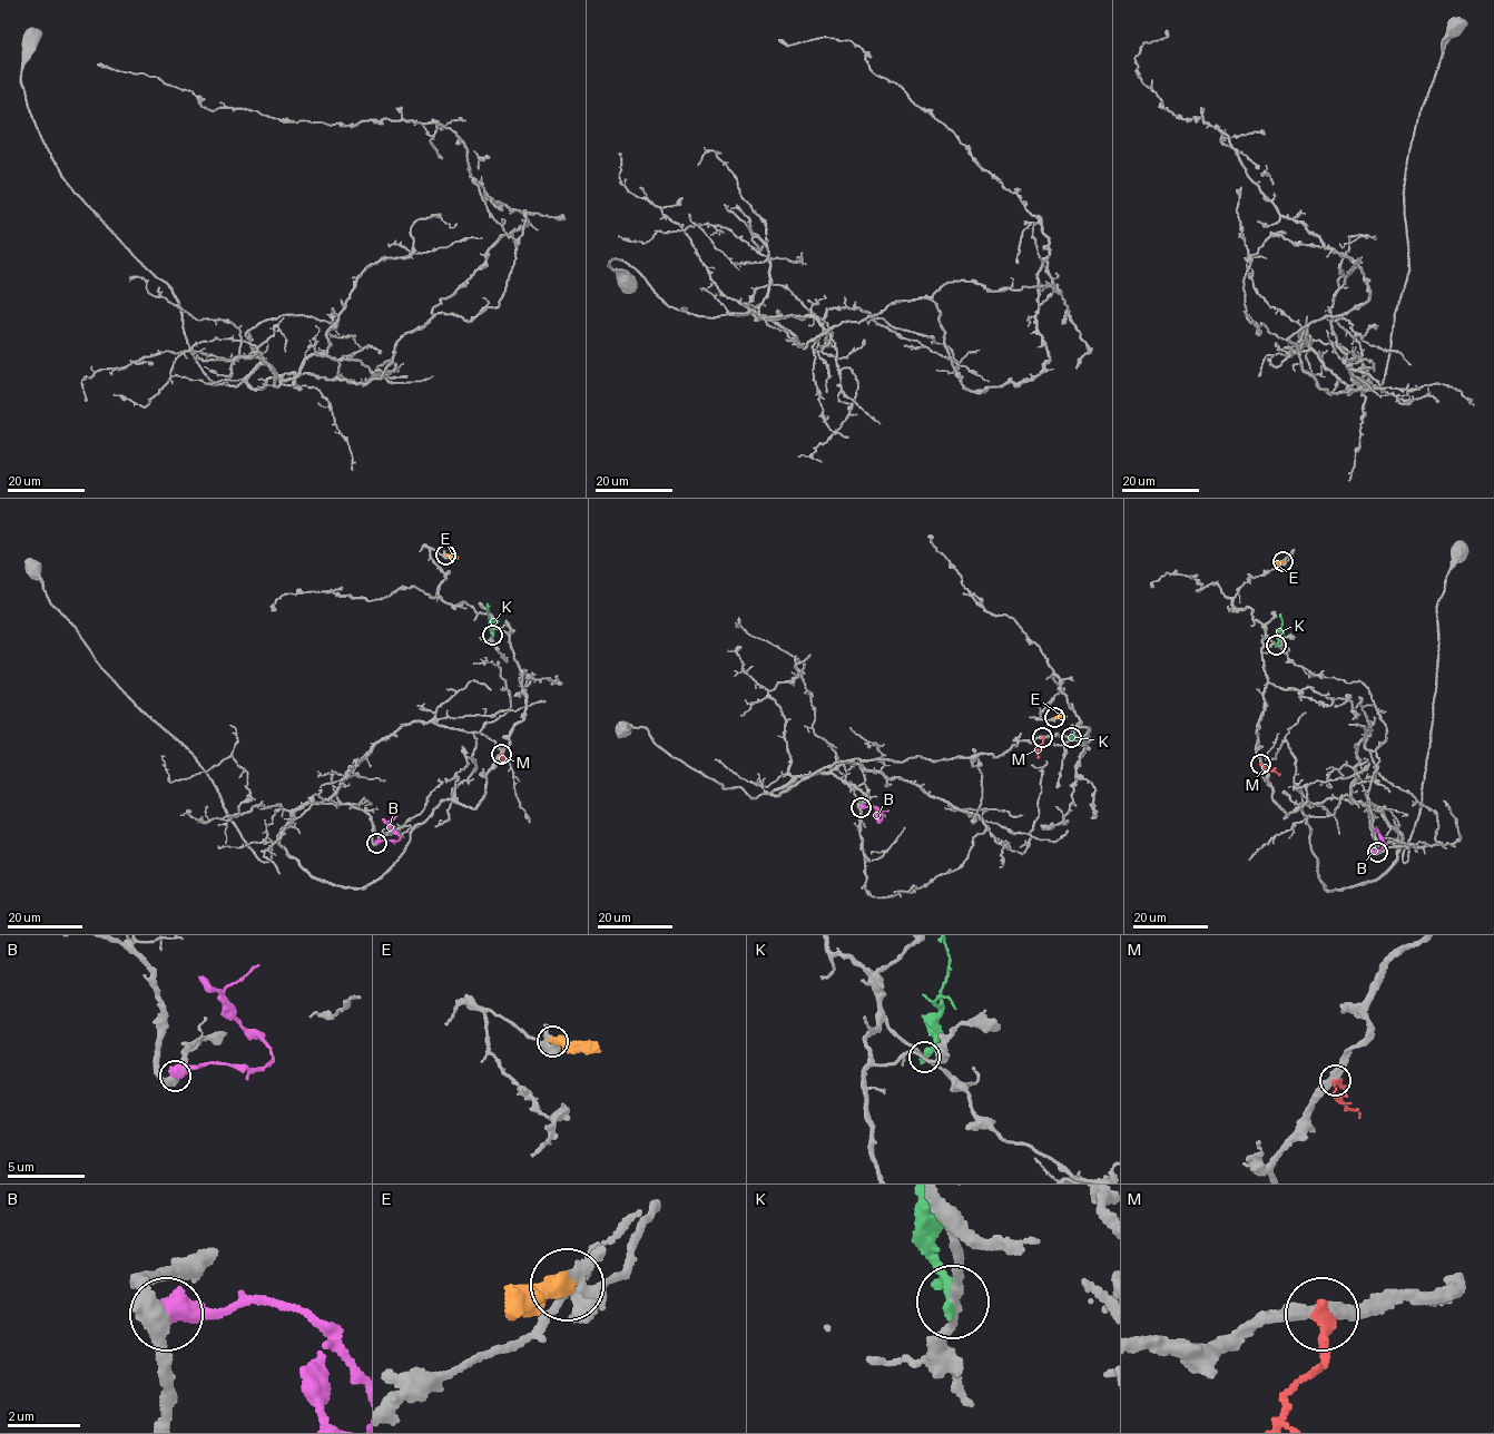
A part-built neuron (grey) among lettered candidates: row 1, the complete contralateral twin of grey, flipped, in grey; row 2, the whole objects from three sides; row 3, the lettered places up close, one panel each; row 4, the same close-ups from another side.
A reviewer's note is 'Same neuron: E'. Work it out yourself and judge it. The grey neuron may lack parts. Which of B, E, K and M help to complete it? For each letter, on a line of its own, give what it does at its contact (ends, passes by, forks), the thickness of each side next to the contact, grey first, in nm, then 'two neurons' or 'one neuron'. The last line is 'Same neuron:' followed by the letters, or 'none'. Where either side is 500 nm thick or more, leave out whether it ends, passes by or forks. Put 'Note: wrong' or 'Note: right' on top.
Note: right
B: calibres 460 and 700 nm; two neurons
E: it ends; calibres 240 and 480 nm; one neuron
K: it ends; calibres 220 and 400 nm; two neurons
M: it ends; calibres 380 and 360 nm; two neurons
Same neuron: E

